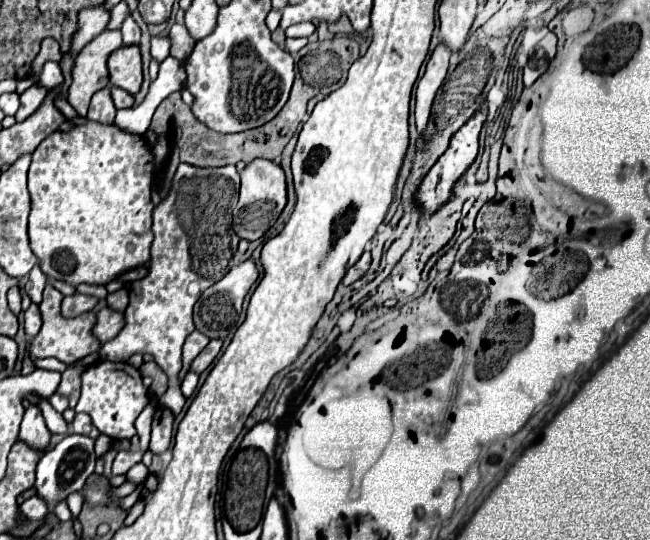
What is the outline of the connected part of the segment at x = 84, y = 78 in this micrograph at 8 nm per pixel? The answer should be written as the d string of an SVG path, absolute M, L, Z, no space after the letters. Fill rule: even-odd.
M104 30L88 46L84 46L76 66L72 70L72 86L68 90L68 102L84 118L90 98L94 92L110 84L108 78L108 56L122 46L120 30Z

